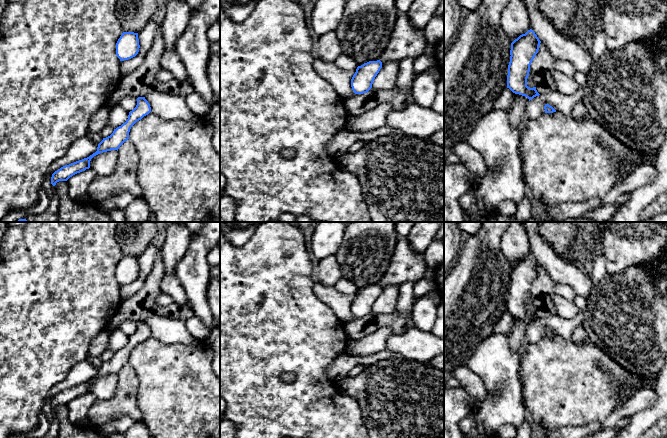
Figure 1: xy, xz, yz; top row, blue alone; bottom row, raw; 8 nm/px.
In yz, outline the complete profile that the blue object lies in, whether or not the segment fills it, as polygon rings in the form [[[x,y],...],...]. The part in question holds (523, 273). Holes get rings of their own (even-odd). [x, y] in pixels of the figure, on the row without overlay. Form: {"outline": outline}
{"outline": [[[532,253],[511,267],[507,312],[515,318],[527,321],[529,325],[540,319],[536,311],[527,310],[530,289],[538,277],[540,267],[541,265]]]}

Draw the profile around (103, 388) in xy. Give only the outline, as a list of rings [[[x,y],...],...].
[[[117,374],[103,376],[91,383],[90,393],[92,393],[98,400],[109,400],[114,396],[117,384]]]

